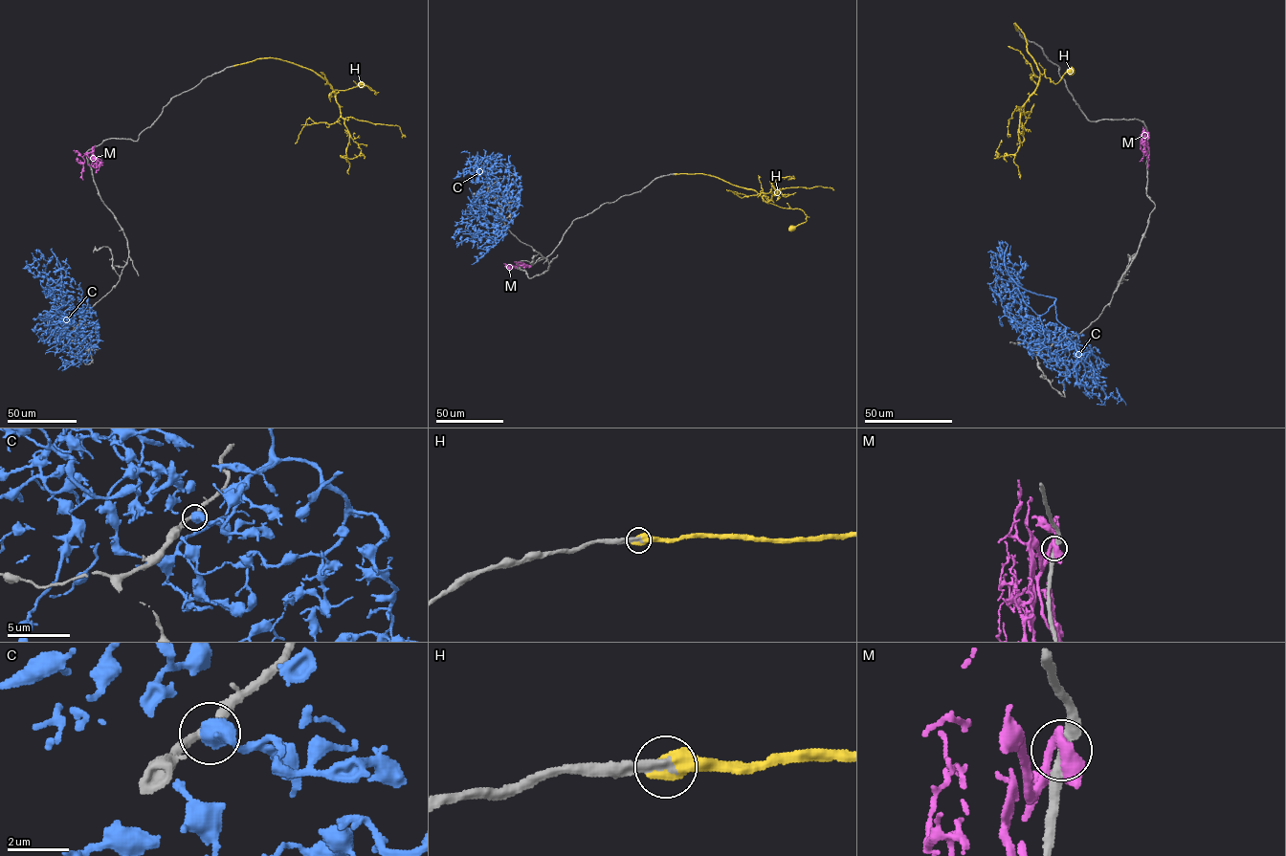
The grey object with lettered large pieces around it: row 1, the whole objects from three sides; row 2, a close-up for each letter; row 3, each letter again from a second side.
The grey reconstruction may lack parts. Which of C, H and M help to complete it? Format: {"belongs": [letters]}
{"belongs": ["H"]}

